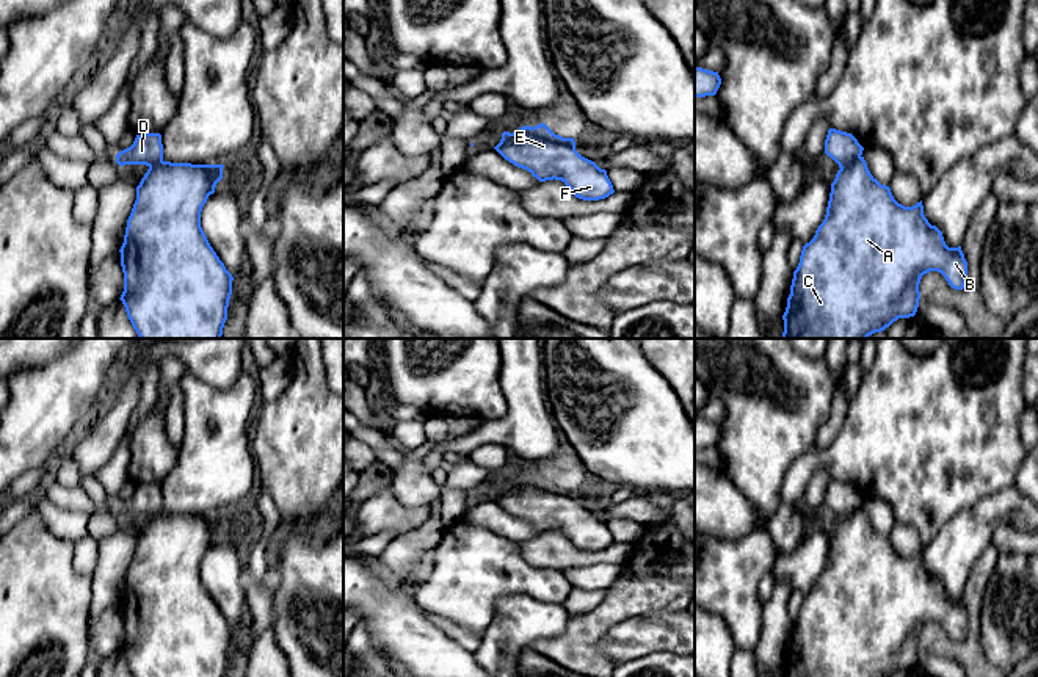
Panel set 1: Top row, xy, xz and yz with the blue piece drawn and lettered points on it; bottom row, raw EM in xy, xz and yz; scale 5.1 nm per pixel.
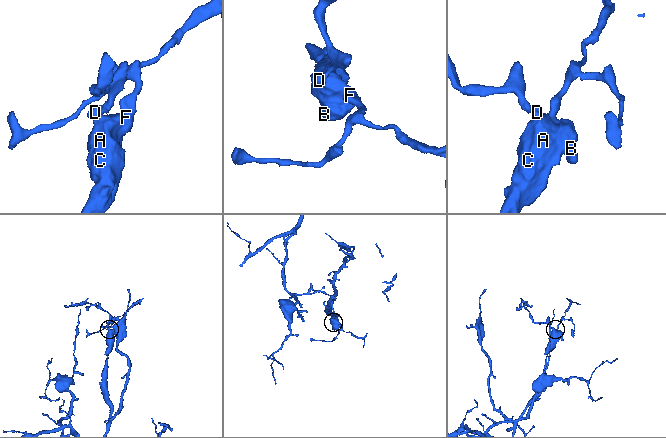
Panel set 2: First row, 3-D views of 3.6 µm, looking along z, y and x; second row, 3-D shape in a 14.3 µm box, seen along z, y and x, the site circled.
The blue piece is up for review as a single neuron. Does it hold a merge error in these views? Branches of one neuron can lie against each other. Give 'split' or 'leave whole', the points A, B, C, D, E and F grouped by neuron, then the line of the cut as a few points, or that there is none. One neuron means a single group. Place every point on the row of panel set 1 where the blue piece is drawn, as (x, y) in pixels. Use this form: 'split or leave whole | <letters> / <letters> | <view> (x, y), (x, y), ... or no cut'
split | A B C E F / D | yz (860, 155), (841, 168)

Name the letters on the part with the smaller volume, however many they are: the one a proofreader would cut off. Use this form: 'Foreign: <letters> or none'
Foreign: D

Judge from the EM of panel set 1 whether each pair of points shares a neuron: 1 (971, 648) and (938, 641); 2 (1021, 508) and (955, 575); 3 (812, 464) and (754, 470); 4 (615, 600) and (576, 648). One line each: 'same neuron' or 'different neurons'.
1: same neuron
2: same neuron
3: different neurons
4: same neuron

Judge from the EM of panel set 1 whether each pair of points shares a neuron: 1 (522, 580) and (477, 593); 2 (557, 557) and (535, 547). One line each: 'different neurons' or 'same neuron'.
1: same neuron
2: same neuron

